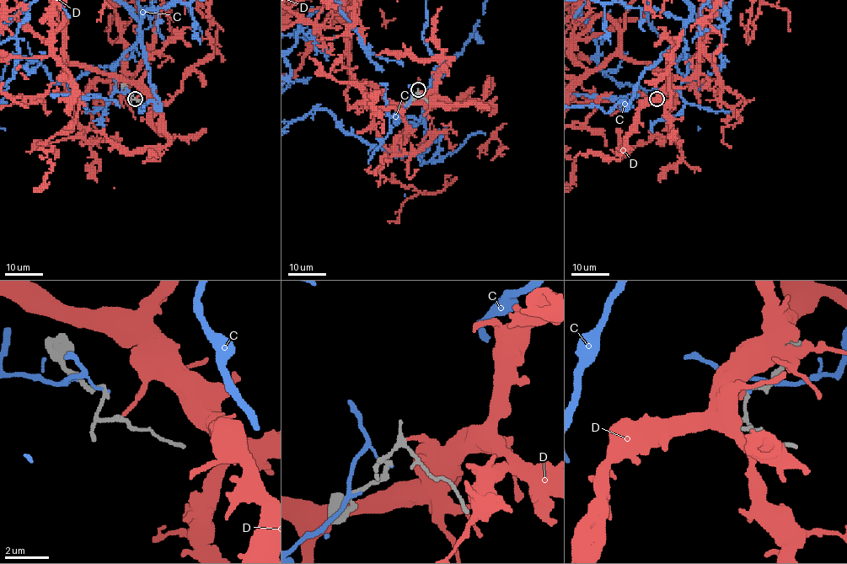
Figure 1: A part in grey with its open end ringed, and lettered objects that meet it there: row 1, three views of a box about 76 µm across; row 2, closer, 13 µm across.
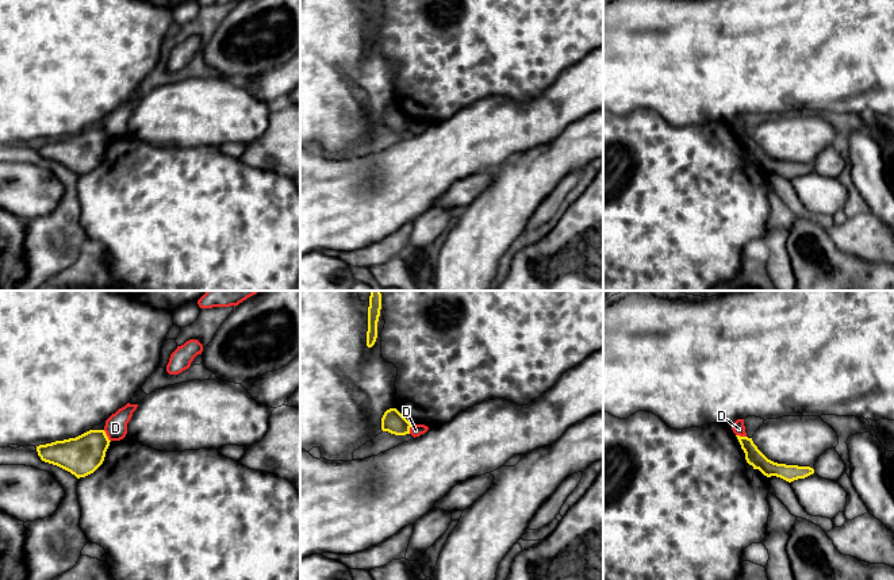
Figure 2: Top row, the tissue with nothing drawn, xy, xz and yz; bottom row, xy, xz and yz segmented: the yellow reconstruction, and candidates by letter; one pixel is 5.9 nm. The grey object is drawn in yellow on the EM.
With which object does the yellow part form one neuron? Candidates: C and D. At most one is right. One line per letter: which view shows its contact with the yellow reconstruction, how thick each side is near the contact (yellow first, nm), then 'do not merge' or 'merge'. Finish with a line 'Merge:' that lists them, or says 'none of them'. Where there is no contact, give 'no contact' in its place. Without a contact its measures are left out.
C: no contact | do not merge
D: xy | 240/130 nm | do not merge
Merge: none of them

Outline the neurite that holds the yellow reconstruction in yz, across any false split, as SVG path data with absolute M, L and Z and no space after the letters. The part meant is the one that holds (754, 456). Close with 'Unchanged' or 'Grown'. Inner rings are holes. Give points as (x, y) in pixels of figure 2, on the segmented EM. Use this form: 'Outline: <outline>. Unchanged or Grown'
Outline: M736 435L741 449L745 453L745 460L753 469L759 469L764 476L771 477L776 476L789 483L805 479L814 473L814 469L810 466L798 466L798 465L786 465L778 464L768 460L753 443L752 438Z. Unchanged

